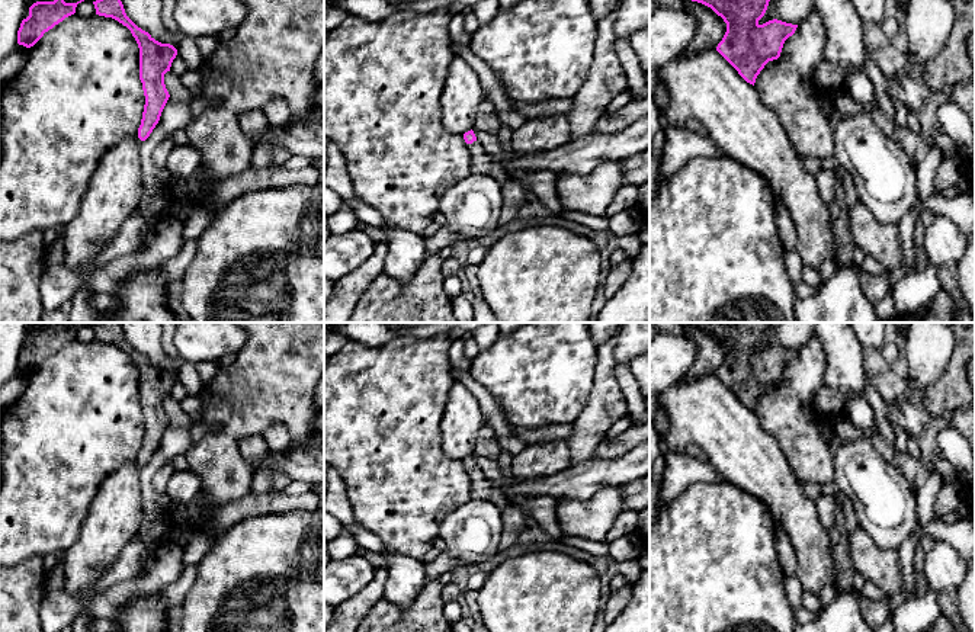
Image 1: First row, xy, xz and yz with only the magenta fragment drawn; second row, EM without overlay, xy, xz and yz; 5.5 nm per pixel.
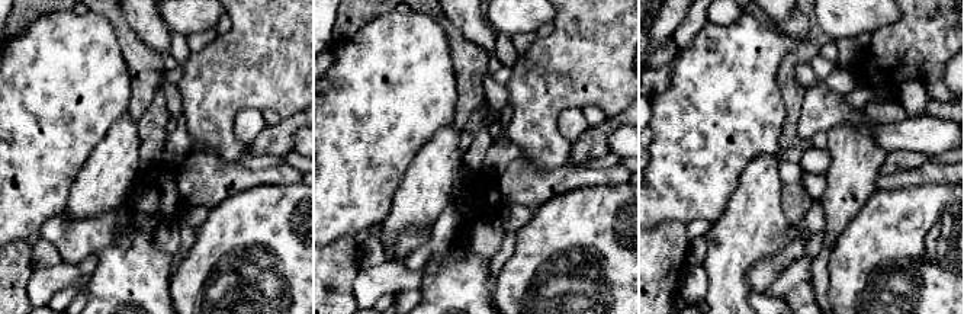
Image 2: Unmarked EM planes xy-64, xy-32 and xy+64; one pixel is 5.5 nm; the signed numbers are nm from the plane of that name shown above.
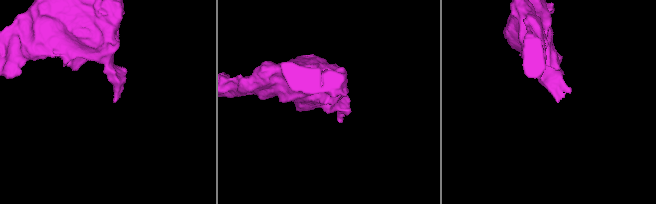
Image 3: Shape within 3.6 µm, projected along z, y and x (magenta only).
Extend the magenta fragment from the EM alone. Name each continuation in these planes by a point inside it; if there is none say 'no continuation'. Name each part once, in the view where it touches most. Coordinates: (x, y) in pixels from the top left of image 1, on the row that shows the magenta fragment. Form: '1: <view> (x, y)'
1: xz (481, 161)

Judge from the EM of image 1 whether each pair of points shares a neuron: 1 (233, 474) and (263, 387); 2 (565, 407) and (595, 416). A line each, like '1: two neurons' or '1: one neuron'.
1: one neuron
2: two neurons

